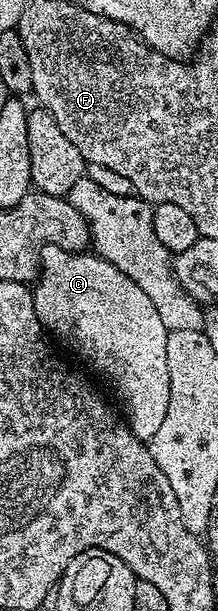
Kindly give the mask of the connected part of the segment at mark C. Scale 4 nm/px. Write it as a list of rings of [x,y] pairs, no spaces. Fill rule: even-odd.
[[[53,243],[40,251],[32,300],[40,322],[53,336],[69,339],[92,358],[94,370],[108,375],[124,398],[128,426],[138,438],[151,441],[162,426],[166,409],[170,409],[170,369],[166,365],[169,331],[162,325],[154,301],[110,260],[95,253],[63,251]]]

